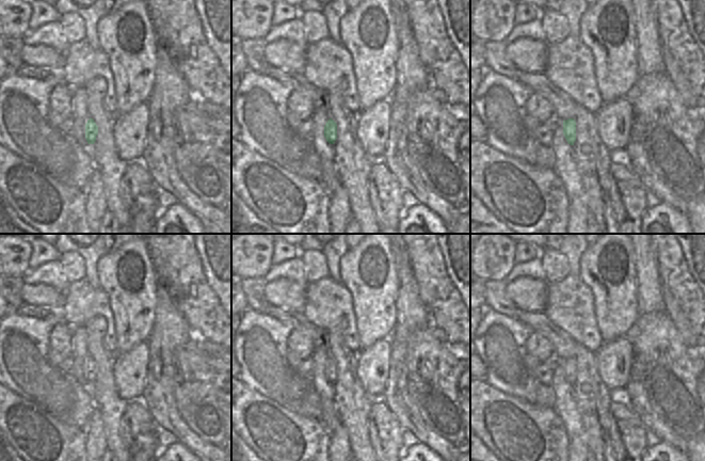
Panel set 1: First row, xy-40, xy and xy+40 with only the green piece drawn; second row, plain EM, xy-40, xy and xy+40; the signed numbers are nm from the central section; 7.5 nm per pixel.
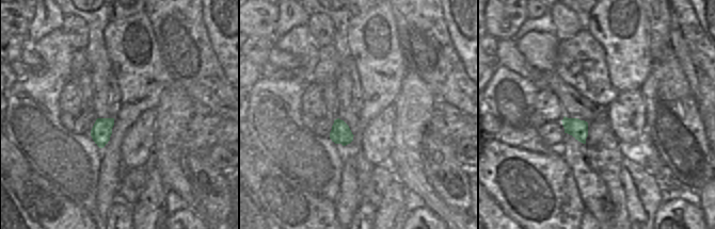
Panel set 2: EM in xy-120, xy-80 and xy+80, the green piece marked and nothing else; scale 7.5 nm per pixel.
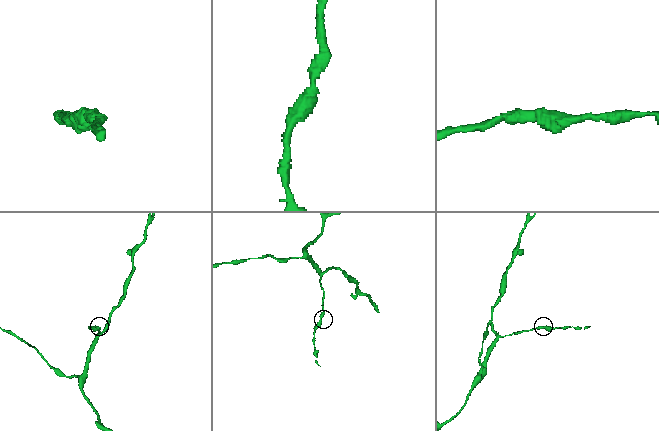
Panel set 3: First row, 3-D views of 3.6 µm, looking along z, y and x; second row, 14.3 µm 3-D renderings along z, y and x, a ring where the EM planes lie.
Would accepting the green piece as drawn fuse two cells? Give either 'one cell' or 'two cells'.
one cell

